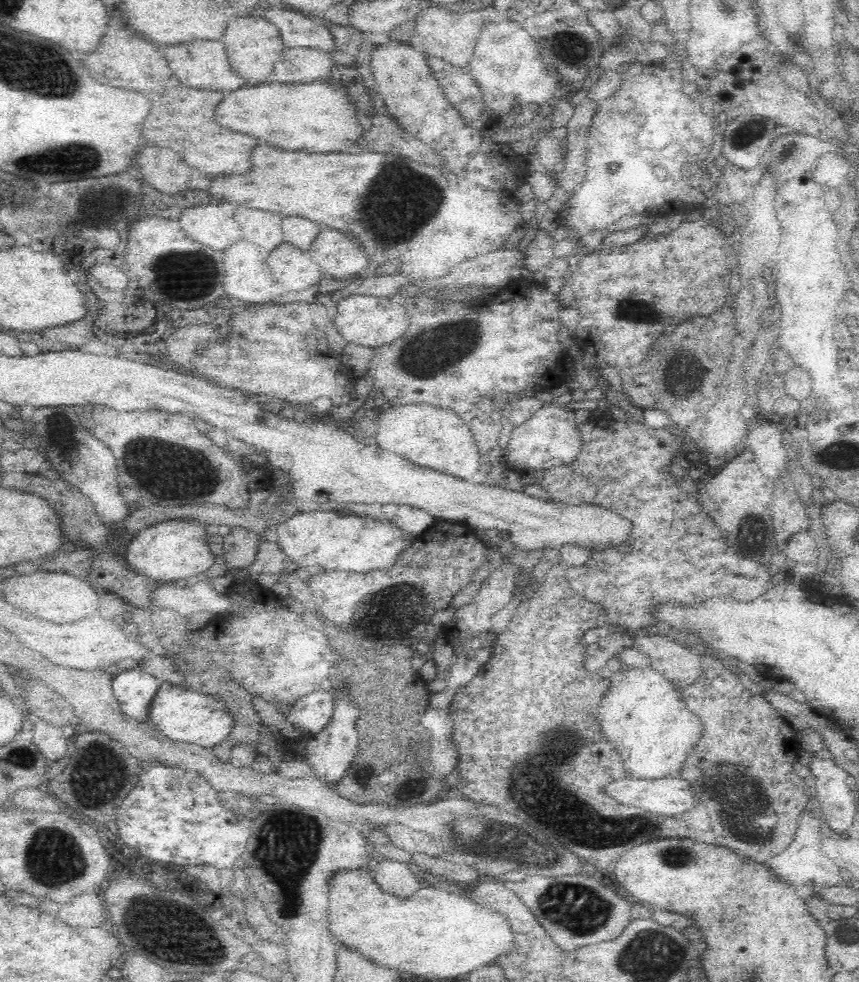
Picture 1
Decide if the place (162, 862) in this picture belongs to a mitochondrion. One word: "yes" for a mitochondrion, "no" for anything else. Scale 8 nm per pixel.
no

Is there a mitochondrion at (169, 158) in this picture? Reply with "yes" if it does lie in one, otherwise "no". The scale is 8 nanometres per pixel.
no

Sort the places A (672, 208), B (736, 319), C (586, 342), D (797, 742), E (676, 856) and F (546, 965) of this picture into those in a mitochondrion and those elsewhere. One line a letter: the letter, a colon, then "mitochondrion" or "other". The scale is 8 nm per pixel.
A: other
B: other
C: other
D: other
E: mitochondrion
F: other

